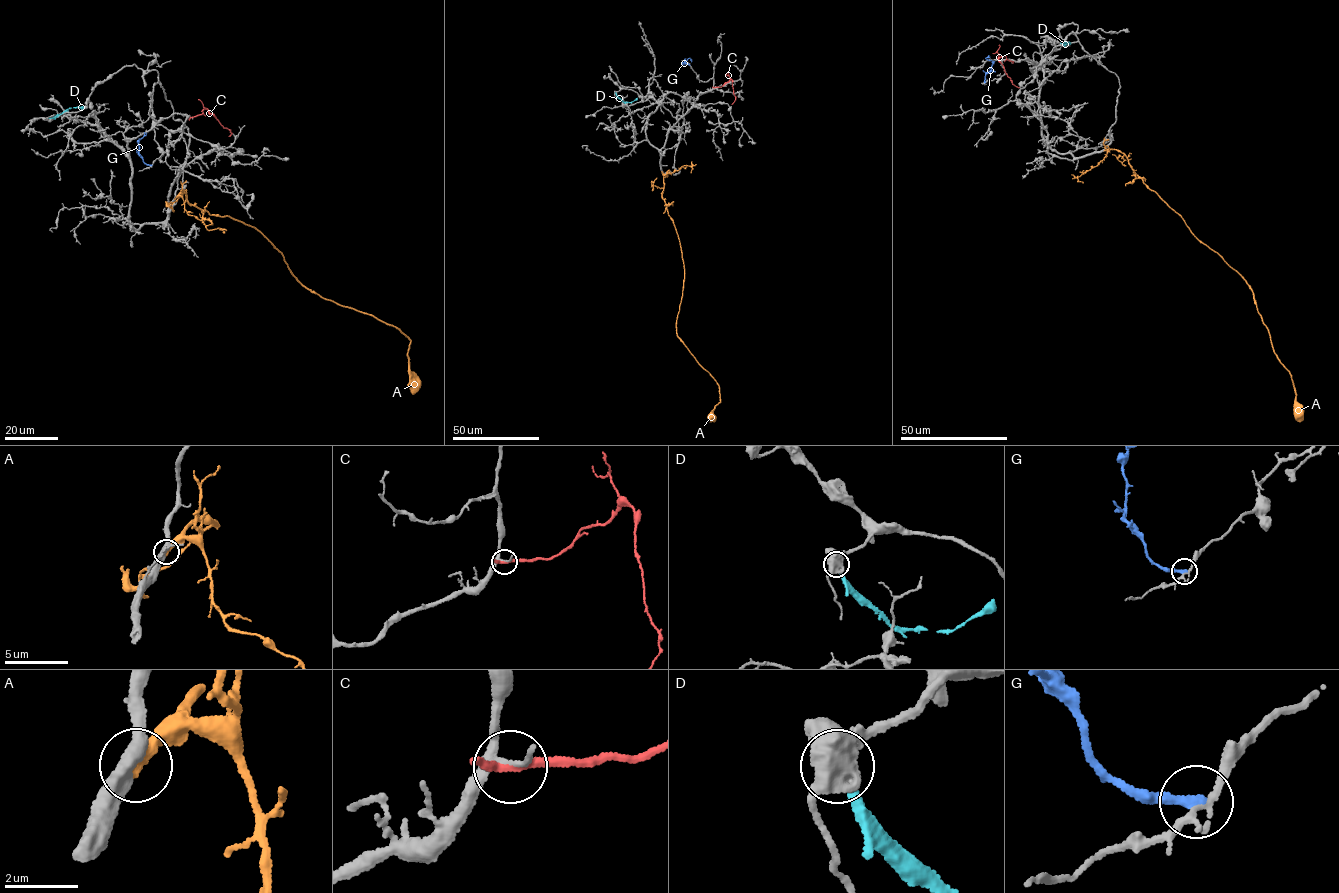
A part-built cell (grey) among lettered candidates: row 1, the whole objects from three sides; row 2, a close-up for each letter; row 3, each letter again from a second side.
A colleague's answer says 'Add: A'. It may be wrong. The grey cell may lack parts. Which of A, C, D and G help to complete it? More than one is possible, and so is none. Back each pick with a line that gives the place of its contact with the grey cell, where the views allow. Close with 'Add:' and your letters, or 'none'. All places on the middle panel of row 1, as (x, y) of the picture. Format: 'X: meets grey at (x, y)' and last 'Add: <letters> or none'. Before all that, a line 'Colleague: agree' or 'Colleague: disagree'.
Colleague: agree
A: meets grey at (662, 172)
Add: A

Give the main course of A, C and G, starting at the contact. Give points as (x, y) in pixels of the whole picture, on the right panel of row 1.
A: (1105, 150), (1123, 152), (1144, 183), (1246, 282), (1274, 352), (1291, 376), (1300, 421)
C: (1013, 62), (1005, 56), (998, 59), (1013, 84), (1019, 88)
G: (985, 82), (994, 61), (985, 58), (990, 57)

